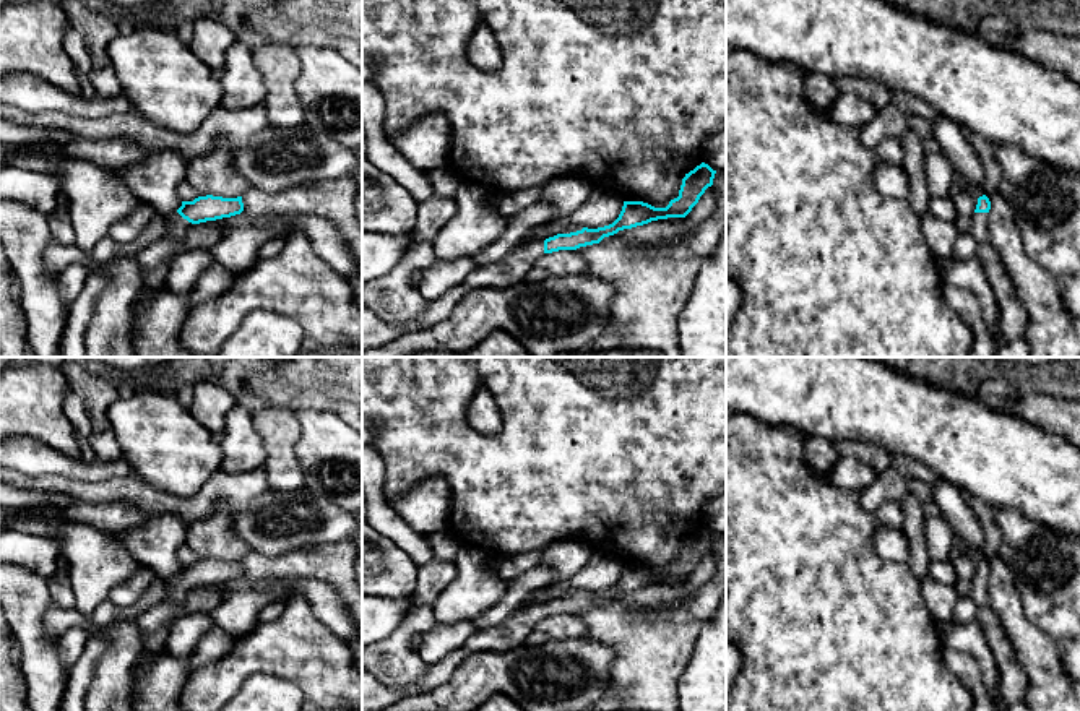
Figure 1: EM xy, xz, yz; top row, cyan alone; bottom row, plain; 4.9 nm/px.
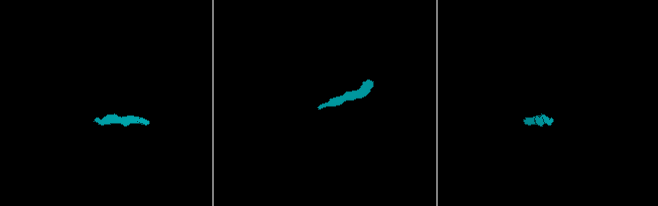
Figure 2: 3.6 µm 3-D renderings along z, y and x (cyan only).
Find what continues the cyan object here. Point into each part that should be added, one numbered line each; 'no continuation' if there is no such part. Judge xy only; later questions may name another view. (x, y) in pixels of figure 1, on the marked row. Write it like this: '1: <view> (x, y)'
1: xy (177, 226)

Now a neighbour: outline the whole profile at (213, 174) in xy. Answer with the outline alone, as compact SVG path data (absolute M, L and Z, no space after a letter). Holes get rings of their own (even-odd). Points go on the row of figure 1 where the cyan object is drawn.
M219 138L213 151L188 162L185 180L198 196L244 196L248 190L245 179L234 169L234 148Z

